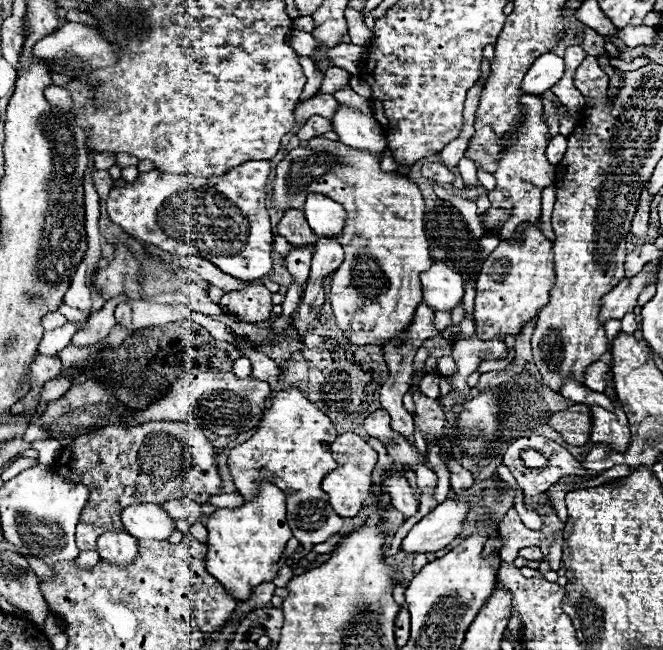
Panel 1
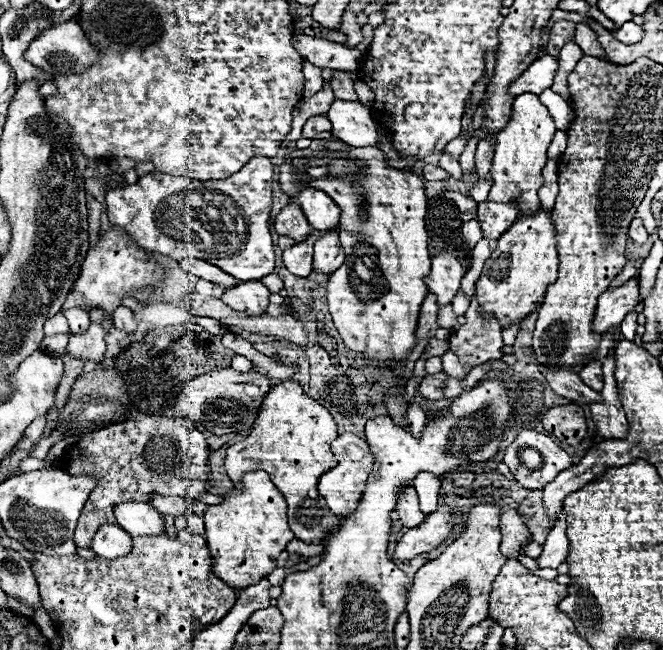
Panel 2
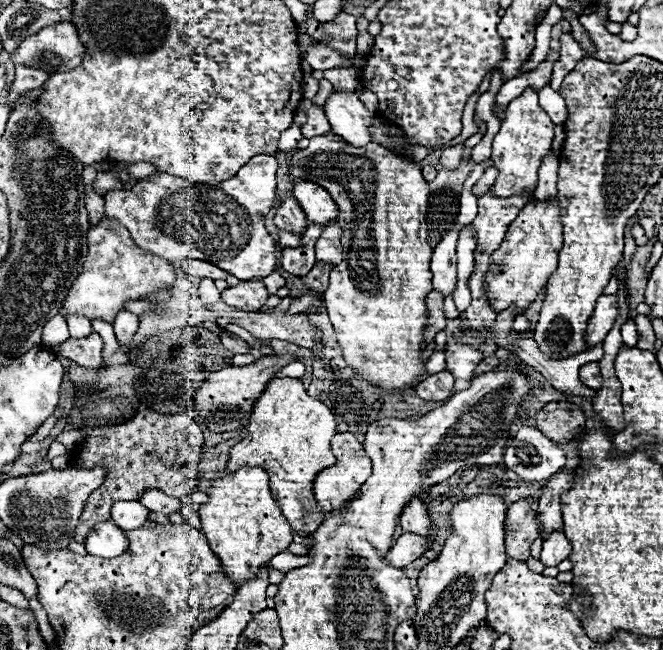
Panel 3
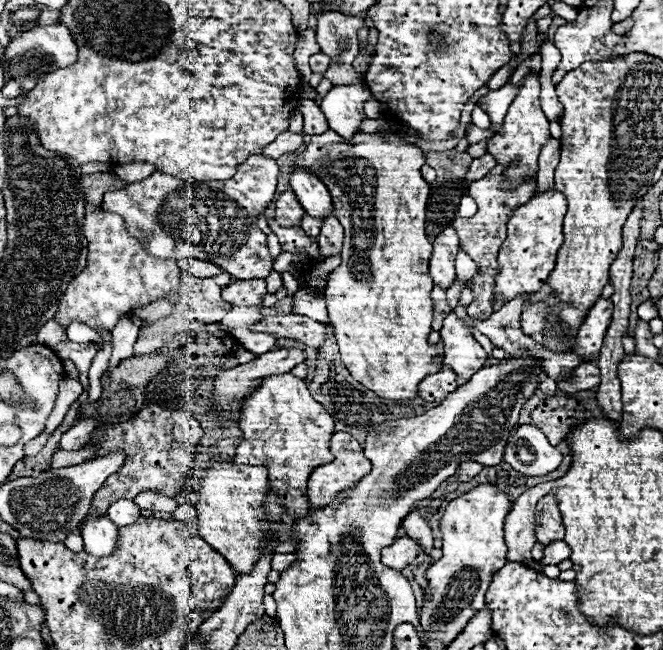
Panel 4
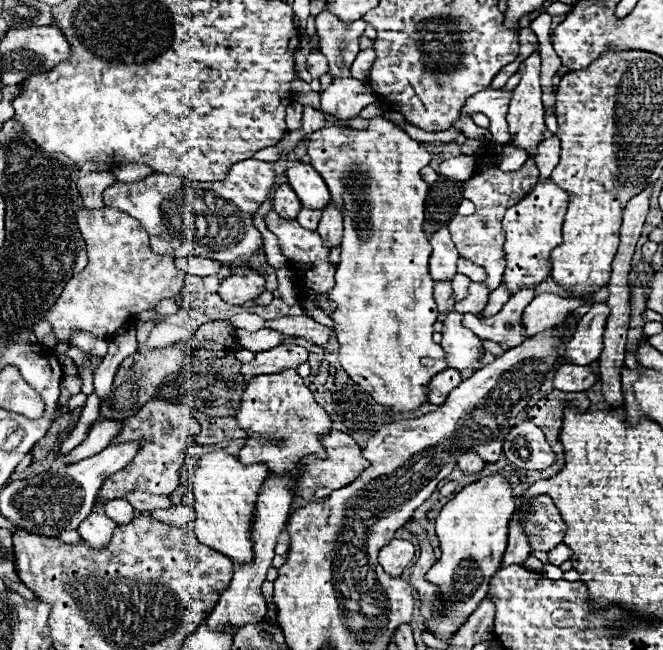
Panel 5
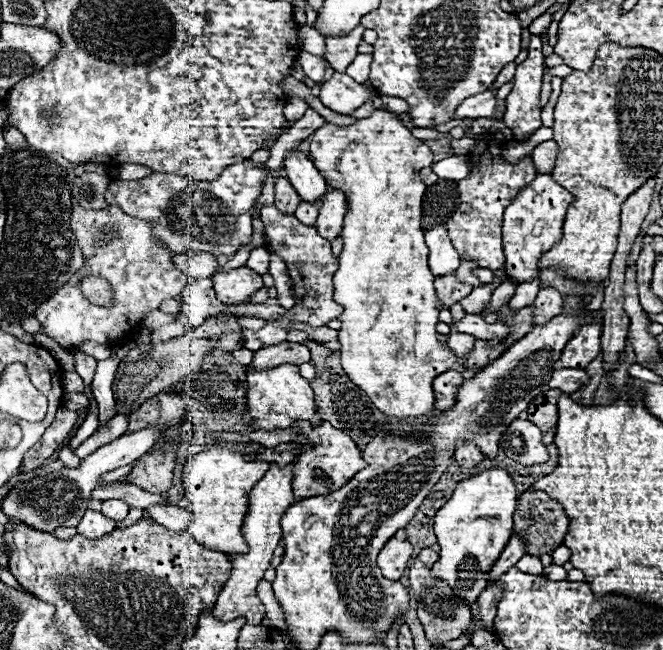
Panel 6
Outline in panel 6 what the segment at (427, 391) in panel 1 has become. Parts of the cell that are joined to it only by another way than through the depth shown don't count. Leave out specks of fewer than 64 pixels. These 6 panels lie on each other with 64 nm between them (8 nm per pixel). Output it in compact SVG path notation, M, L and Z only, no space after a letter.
M446 370L446 372L442 372L442 376L436 376L434 384L432 384L434 398L436 398L434 406L438 410L450 408L454 404L456 392L462 386L462 382L464 382L464 378L462 378L462 374L458 370Z

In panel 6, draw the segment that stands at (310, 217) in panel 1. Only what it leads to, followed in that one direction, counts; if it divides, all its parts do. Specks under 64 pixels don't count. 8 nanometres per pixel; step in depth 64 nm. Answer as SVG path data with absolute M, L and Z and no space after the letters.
M288 152L284 160L284 170L286 178L298 192L298 196L304 202L316 202L322 200L326 194L326 180L320 176L320 172L314 168L314 164L306 158L302 152Z

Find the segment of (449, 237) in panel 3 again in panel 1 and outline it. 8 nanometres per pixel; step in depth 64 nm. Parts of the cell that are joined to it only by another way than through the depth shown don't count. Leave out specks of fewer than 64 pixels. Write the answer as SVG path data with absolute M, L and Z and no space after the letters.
M444 262L422 272L422 302L436 312L452 312L464 296L462 276Z

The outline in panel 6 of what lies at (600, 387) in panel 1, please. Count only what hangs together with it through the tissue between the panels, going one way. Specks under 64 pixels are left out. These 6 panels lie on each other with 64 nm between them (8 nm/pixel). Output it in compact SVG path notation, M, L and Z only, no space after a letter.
M558 368L554 370L550 380L550 388L558 388L568 394L580 390L586 384L590 384L590 376L586 374L586 370L578 370L578 368Z

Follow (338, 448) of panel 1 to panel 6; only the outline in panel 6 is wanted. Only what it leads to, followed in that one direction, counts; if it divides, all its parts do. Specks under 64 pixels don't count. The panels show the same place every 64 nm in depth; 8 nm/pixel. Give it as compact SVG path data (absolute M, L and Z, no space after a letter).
M296 422L290 430L274 430L274 432L266 432L266 430L254 430L246 436L246 442L260 442L264 448L274 448L282 442L288 440L298 440L300 438L310 438L310 442L314 444L312 450L306 450L298 462L294 464L294 496L296 498L306 498L306 496L326 496L338 488L342 488L344 484L348 484L362 468L366 468L366 462L362 460L362 452L360 448L352 442L352 438L348 434L344 434L342 430L334 428L332 424L324 422L318 428L312 428L306 422Z

